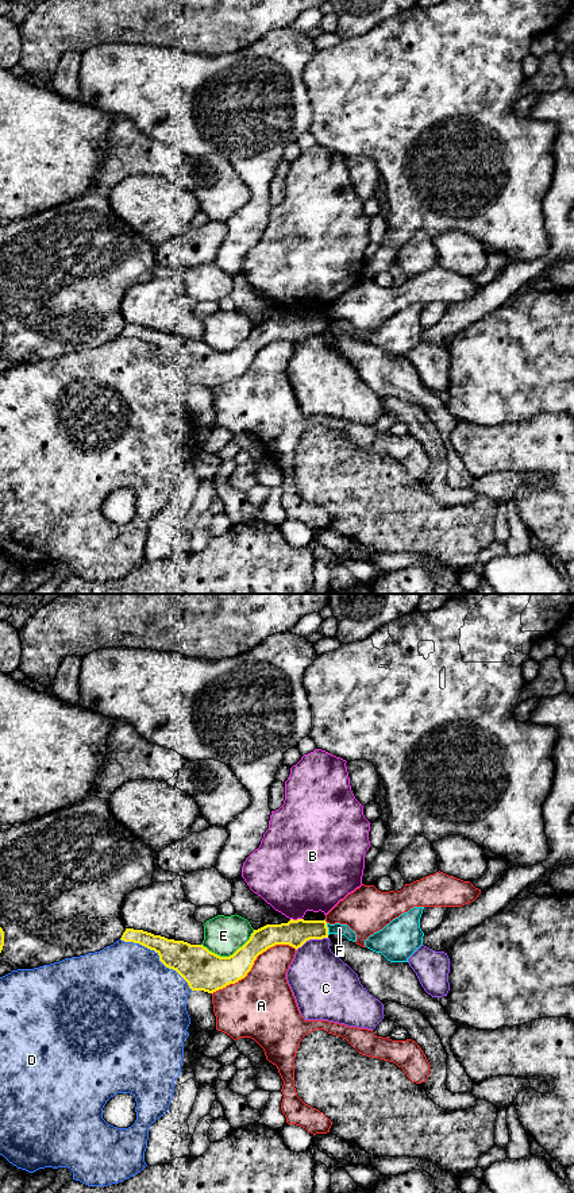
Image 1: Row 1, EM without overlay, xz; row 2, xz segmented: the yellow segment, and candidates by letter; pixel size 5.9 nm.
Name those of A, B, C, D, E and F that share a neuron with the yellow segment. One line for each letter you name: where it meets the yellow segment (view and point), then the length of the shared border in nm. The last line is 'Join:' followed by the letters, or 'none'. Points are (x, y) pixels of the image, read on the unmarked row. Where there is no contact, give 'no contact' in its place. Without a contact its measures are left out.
Join: none

